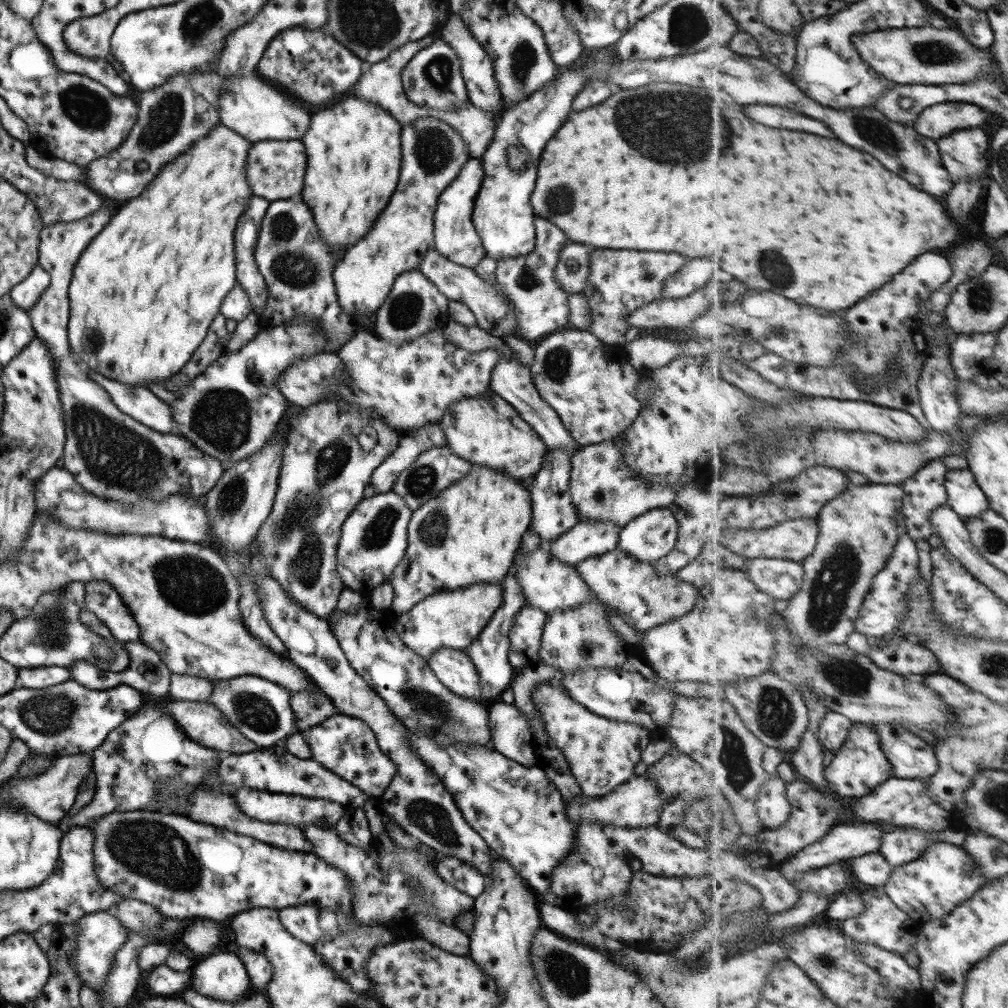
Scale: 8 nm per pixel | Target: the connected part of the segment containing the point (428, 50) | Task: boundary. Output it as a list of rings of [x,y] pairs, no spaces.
[[[442,38],[416,52],[404,66],[401,79],[406,97],[416,105],[448,110],[464,105],[464,102],[469,100],[460,59],[456,51]]]

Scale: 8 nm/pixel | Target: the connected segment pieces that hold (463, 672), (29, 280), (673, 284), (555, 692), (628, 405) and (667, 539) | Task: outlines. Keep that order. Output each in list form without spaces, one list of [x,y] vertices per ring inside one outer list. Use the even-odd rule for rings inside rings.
[[[442,647],[432,653],[426,664],[436,678],[455,695],[482,698],[478,670],[465,651]]]
[[[36,265],[22,282],[12,287],[9,296],[16,306],[28,311],[38,302],[42,292],[50,286],[50,280],[50,274],[42,266]]]
[[[694,258],[678,274],[664,281],[661,298],[686,298],[707,284],[710,276],[714,276],[714,272],[720,272],[722,276],[724,272],[722,262],[720,262],[720,270],[714,270],[714,262],[706,258]]]
[[[559,677],[540,682],[536,690],[532,690],[532,700],[540,712],[546,732],[556,743],[557,750],[564,753],[584,795],[604,797],[635,775],[634,768],[640,762],[642,751],[652,741],[646,727],[628,721],[613,721],[592,713],[578,702],[573,702]]]
[[[566,328],[560,331],[556,331],[548,335],[546,338],[542,339],[536,345],[536,349],[534,349],[534,362],[532,363],[531,375],[532,381],[534,381],[534,386],[540,396],[546,401],[549,405],[552,405],[552,408],[558,413],[558,417],[562,421],[564,429],[574,438],[581,446],[584,445],[599,445],[606,440],[614,439],[616,436],[623,434],[634,422],[634,419],[638,416],[640,410],[644,407],[642,400],[638,398],[638,388],[637,395],[636,390],[634,390],[634,397],[632,396],[632,388],[636,388],[636,386],[632,386],[632,382],[630,380],[626,380],[624,378],[624,372],[622,372],[622,362],[626,359],[624,354],[621,351],[621,348],[618,346],[607,345],[602,342],[596,335],[590,330],[580,330],[576,328]]]
[[[668,507],[647,510],[620,530],[618,547],[640,562],[665,557],[676,544],[678,521]]]

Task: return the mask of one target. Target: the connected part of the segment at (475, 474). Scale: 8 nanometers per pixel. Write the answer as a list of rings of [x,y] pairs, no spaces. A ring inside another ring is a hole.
[[[472,466],[468,476],[412,513],[406,556],[420,566],[420,588],[428,596],[476,583],[501,582],[513,566],[531,520],[531,492],[523,480],[488,466]]]

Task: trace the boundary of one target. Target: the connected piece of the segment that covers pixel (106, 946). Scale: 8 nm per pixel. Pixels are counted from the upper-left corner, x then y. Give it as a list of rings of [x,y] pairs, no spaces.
[[[100,911],[88,914],[80,921],[73,924],[77,929],[77,952],[72,955],[72,967],[79,973],[83,986],[90,987],[98,993],[100,998],[104,995],[106,978],[114,962],[115,955],[128,941],[129,930],[120,923],[120,920],[109,914],[108,911]]]

